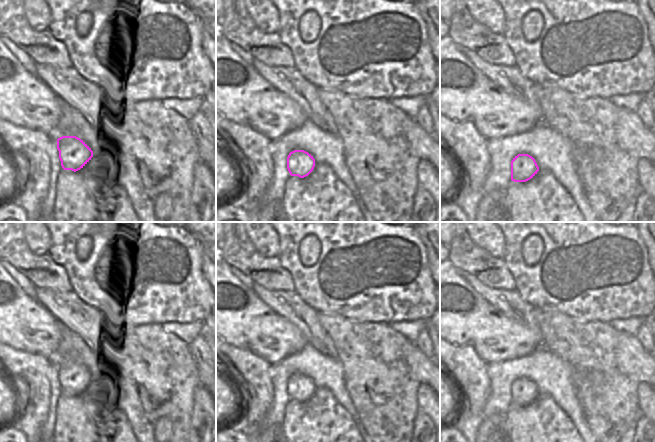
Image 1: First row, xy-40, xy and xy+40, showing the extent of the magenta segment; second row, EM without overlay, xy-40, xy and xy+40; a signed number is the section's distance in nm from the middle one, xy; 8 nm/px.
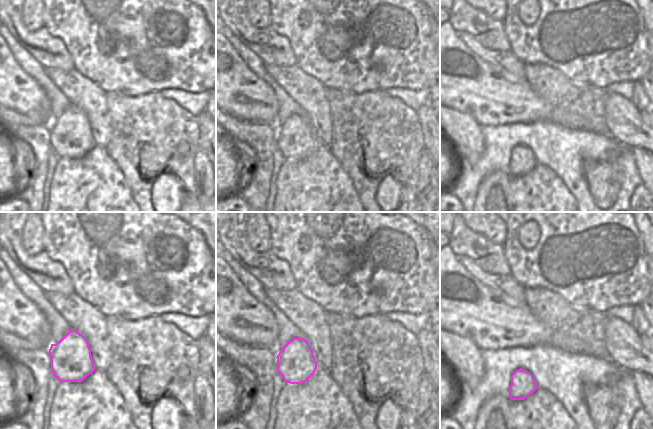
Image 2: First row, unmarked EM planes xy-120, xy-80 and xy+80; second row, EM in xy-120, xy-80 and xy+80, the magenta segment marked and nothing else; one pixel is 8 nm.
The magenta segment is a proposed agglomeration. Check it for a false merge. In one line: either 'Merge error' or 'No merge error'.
No merge error

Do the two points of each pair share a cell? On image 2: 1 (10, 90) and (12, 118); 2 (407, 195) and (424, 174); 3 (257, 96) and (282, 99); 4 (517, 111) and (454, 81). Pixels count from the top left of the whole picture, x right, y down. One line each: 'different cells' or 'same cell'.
1: different cells
2: different cells
3: different cells
4: same cell

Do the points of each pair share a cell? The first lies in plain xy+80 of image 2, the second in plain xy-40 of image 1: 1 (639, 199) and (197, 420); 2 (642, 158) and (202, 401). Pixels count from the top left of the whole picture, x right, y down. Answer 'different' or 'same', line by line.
1: same
2: same

